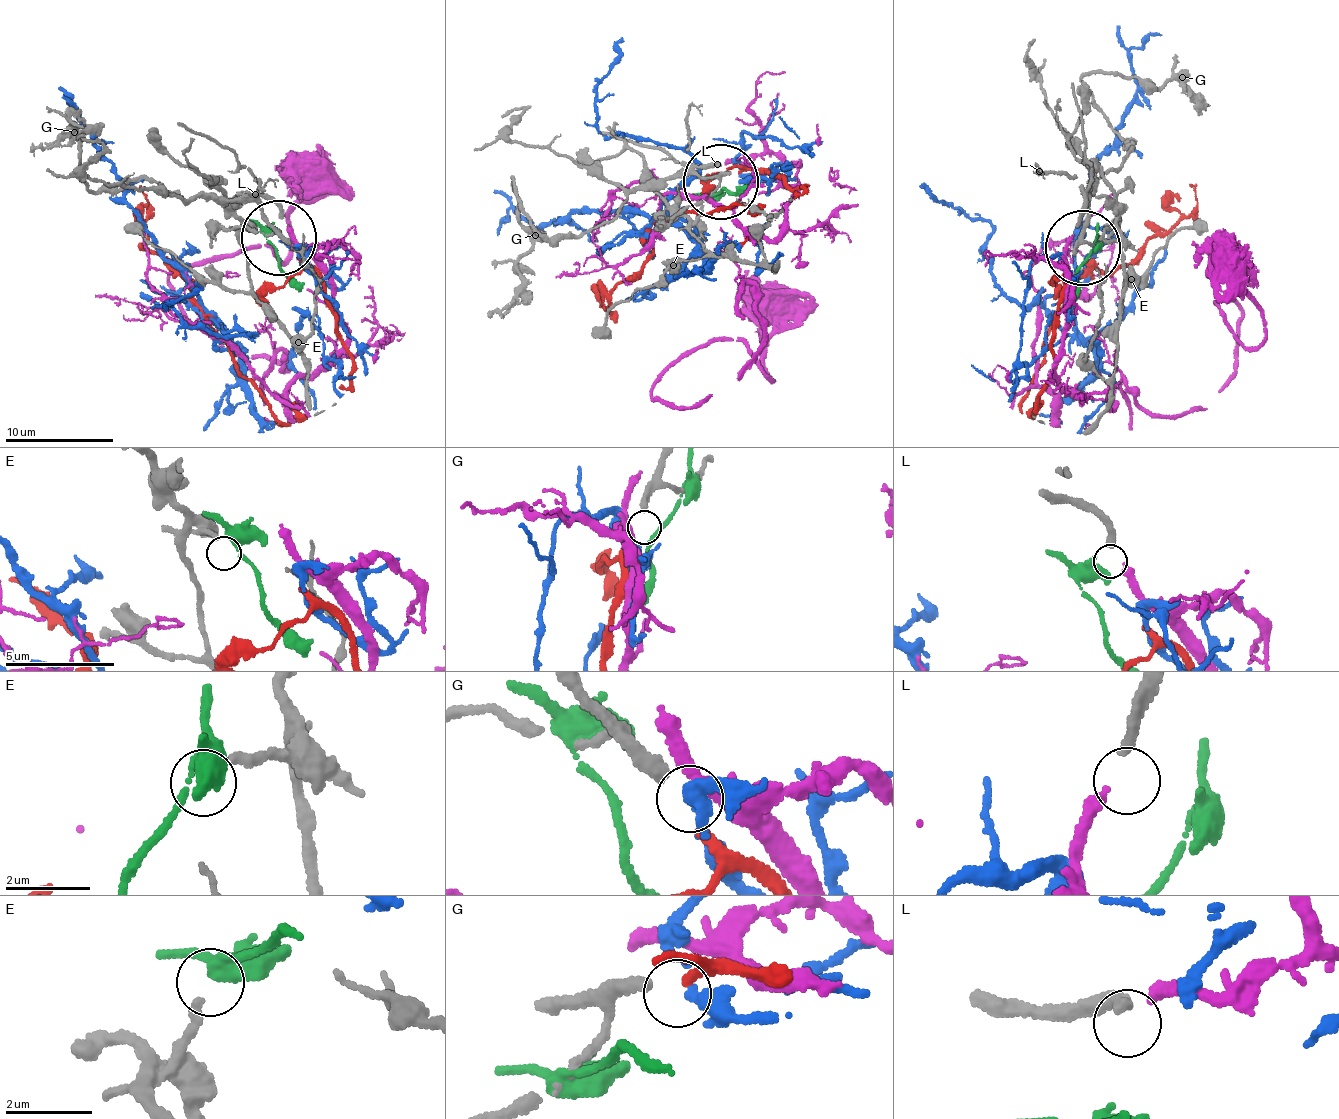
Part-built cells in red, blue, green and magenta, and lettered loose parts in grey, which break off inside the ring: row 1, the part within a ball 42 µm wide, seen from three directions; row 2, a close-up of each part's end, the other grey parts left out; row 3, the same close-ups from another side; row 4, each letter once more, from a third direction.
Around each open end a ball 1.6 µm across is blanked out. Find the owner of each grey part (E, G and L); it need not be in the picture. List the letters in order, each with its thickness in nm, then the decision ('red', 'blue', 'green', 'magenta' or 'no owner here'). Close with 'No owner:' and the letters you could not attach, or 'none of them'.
E: 220 nm thick; no owner here
G: 320 nm thick; red
L: 320 nm thick; magenta
No owner: E

